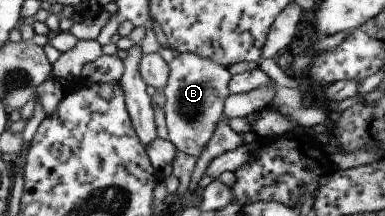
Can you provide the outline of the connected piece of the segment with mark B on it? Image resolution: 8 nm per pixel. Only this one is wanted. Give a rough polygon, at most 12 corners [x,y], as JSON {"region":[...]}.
{"region":[[180,53],[163,88],[168,138],[200,158],[225,117],[232,72]]}

